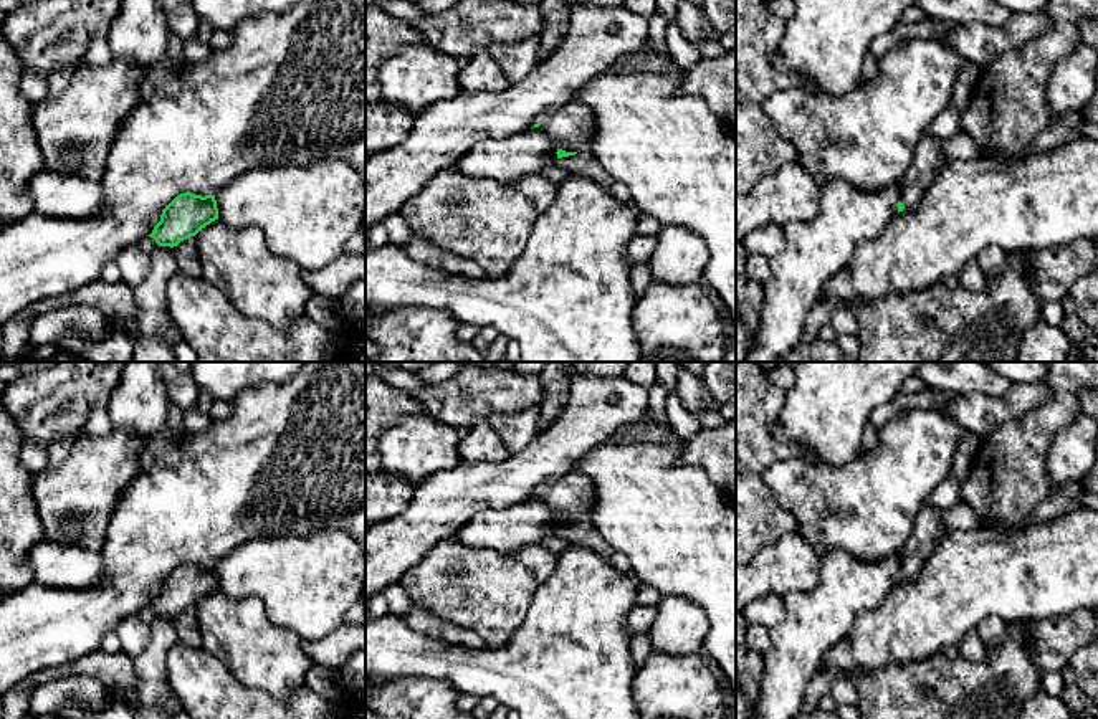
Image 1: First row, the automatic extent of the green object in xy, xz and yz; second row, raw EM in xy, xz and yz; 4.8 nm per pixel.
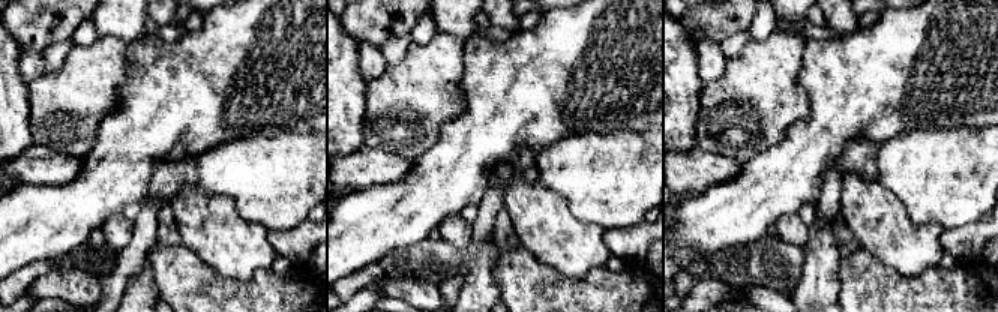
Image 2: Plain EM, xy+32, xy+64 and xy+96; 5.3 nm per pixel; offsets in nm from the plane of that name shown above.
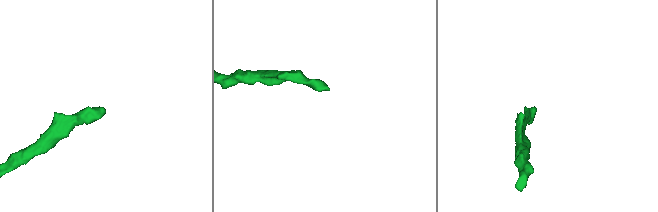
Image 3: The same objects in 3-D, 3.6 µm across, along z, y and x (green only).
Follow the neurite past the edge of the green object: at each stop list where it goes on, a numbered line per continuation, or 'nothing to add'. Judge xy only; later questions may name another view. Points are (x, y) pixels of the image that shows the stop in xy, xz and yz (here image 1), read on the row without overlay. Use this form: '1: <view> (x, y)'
nothing to add

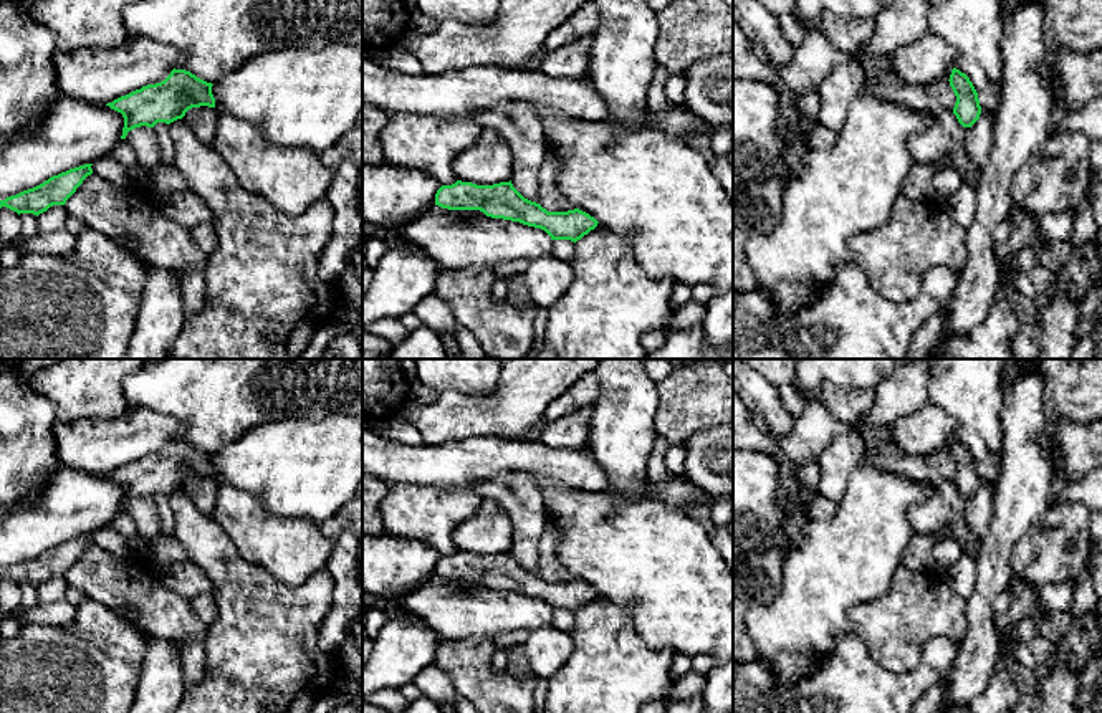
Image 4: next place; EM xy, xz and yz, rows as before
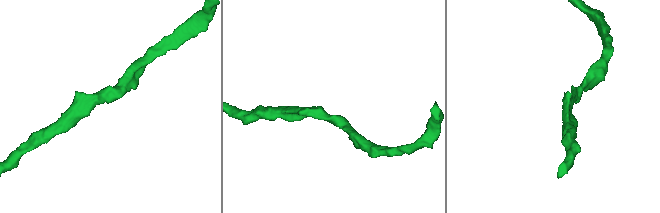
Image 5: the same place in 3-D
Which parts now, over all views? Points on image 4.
nothing to add

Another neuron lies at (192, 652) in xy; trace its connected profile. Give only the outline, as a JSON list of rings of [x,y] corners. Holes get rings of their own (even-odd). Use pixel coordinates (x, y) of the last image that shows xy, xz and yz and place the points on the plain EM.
[[[187,640],[180,644],[182,677],[185,690],[195,685],[205,673],[204,640]]]

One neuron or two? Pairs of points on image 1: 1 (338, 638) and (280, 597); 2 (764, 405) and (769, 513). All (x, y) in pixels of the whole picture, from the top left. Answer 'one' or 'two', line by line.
1: two
2: one

